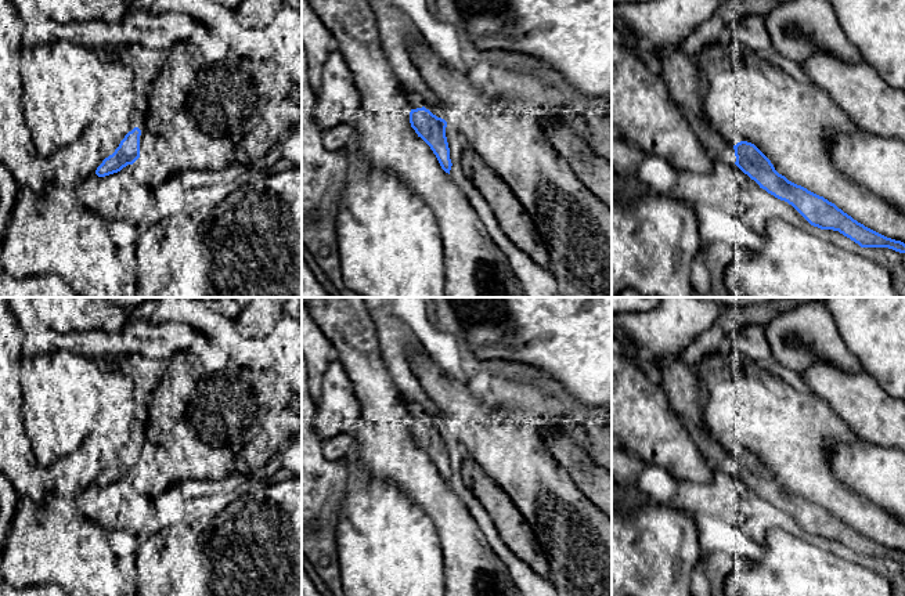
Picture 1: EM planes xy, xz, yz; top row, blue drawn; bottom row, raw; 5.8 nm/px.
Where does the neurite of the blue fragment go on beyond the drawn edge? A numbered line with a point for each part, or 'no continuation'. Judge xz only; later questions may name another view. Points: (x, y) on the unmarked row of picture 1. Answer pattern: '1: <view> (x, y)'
1: xz (415, 411)

